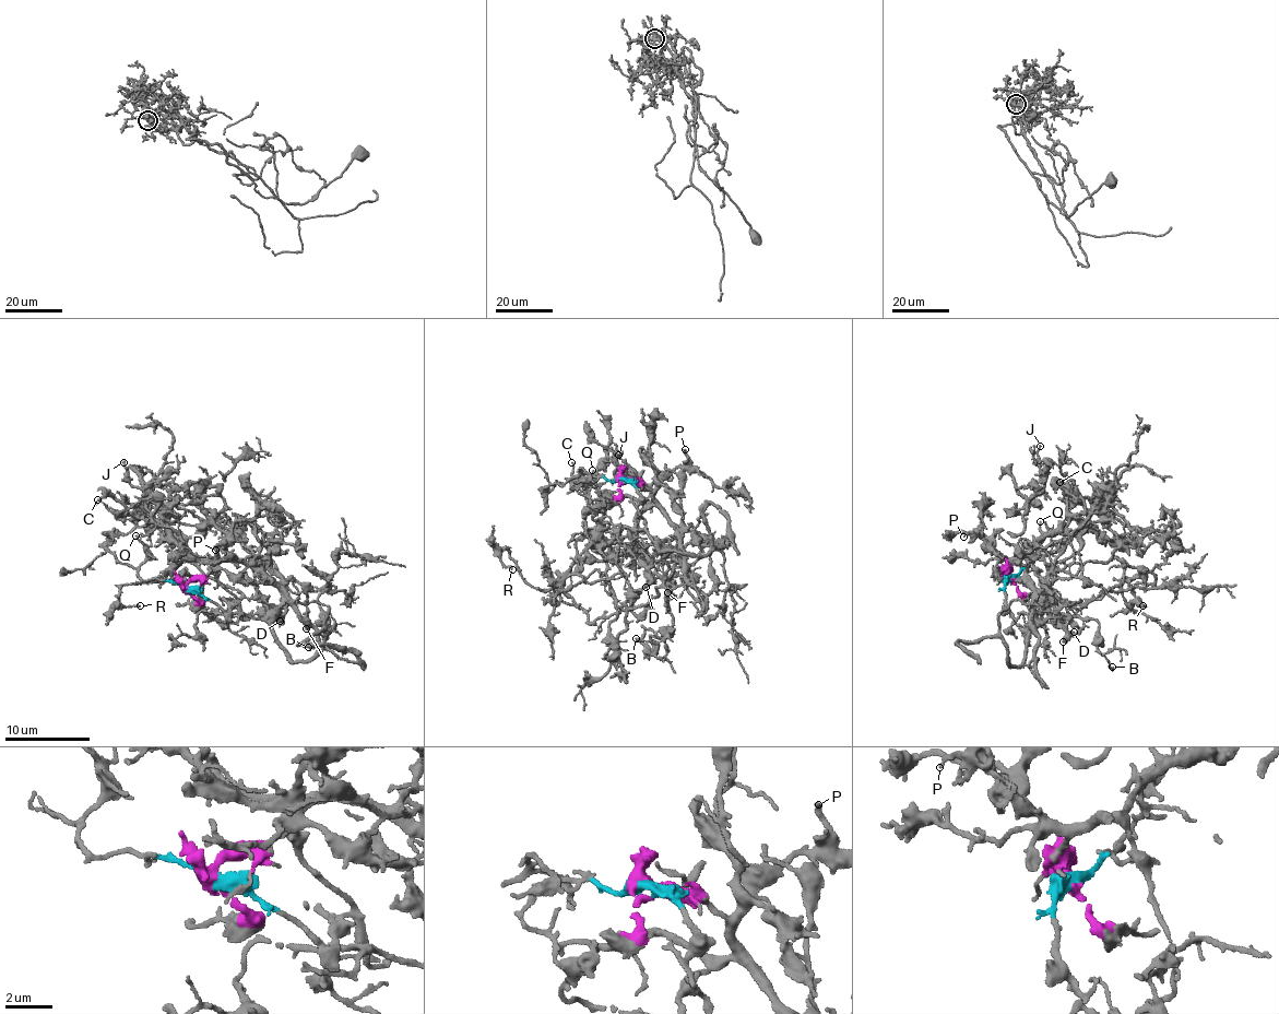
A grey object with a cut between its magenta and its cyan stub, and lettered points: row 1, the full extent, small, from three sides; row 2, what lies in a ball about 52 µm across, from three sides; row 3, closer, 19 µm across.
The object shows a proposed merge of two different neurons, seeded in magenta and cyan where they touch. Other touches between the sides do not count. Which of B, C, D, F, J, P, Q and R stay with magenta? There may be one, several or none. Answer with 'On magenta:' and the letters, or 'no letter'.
On magenta: C, J, P

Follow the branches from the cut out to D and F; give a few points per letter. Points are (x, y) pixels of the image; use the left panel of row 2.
D: (186, 589), (197, 590), (232, 621), (245, 614), (264, 617), (286, 612), (283, 605), (279, 621)
F: (186, 589), (197, 590), (232, 621), (245, 614), (264, 617), (300, 602), (306, 609), (306, 628)

